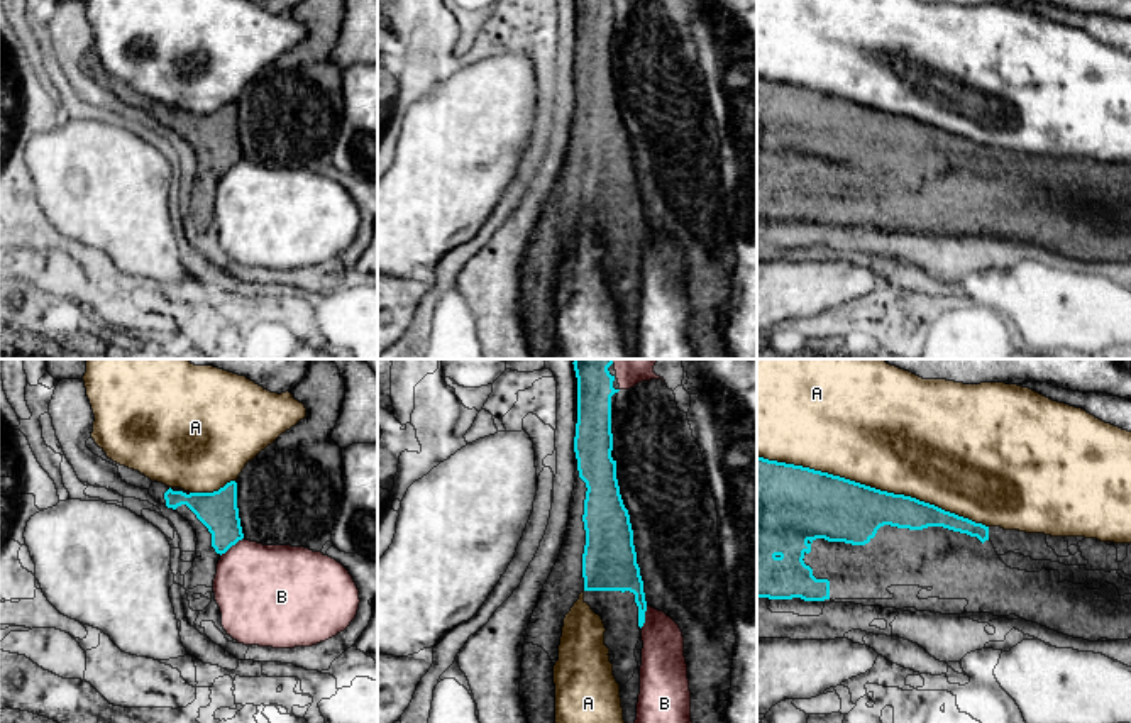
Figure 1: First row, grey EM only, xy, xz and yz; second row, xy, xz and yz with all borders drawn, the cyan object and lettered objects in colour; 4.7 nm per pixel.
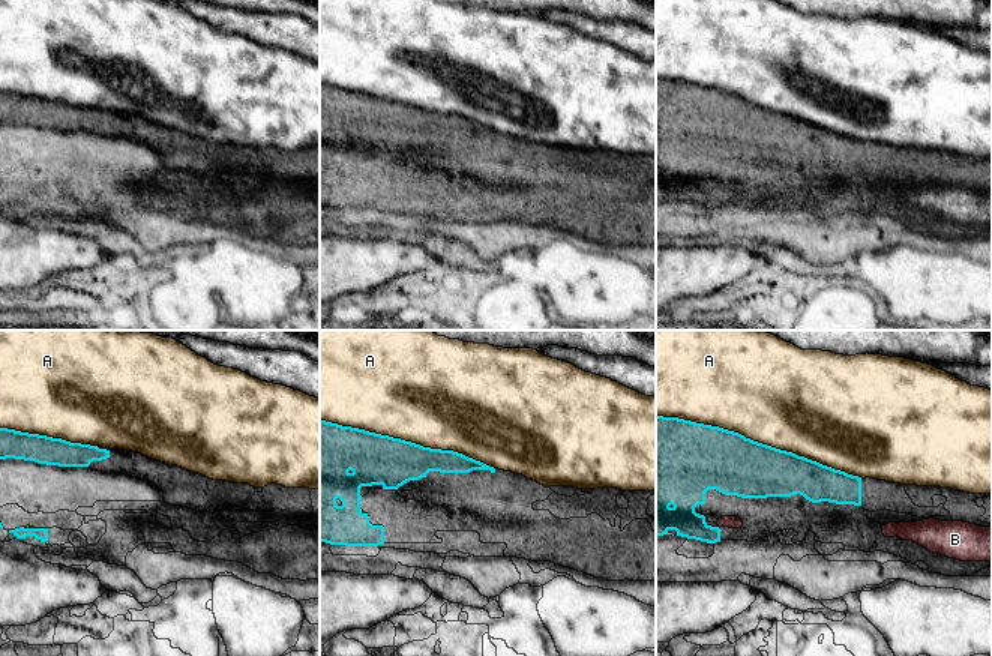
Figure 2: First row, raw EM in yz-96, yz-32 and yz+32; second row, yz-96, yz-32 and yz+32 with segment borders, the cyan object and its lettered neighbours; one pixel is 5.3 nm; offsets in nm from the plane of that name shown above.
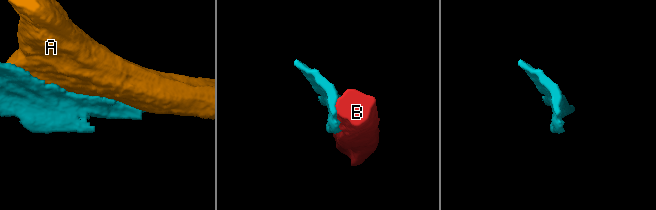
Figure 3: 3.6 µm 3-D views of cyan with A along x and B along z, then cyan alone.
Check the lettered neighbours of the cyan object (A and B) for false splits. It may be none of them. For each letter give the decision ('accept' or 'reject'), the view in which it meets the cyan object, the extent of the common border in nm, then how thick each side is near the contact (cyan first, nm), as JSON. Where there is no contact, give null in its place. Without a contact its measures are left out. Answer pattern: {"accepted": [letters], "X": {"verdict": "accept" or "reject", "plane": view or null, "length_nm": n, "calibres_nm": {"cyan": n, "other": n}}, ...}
{"accepted": [], "A": {"verdict": "reject", "plane": "yz", "length_nm": 1150, "calibres_nm": {"cyan": 300, "other": 500}}, "B": {"verdict": "reject", "plane": "xy", "length_nm": 140, "calibres_nm": {"cyan": 180, "other": 420}}}

